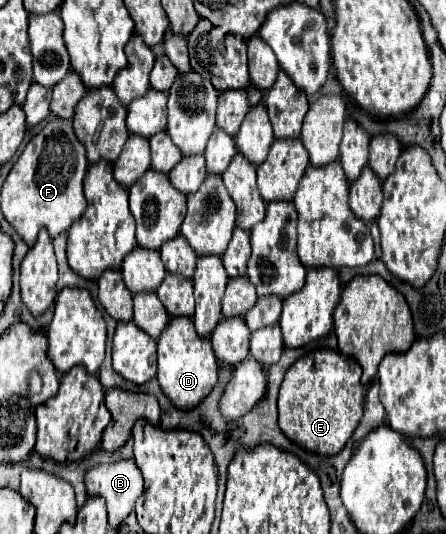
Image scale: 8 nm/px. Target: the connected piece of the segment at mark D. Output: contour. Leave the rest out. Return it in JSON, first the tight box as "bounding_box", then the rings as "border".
{"bounding_box":[157,318,219,408],"border":[[[171,318],[157,340],[157,380],[177,408],[195,408],[217,382],[219,360],[211,340],[197,334],[191,318]]]}

